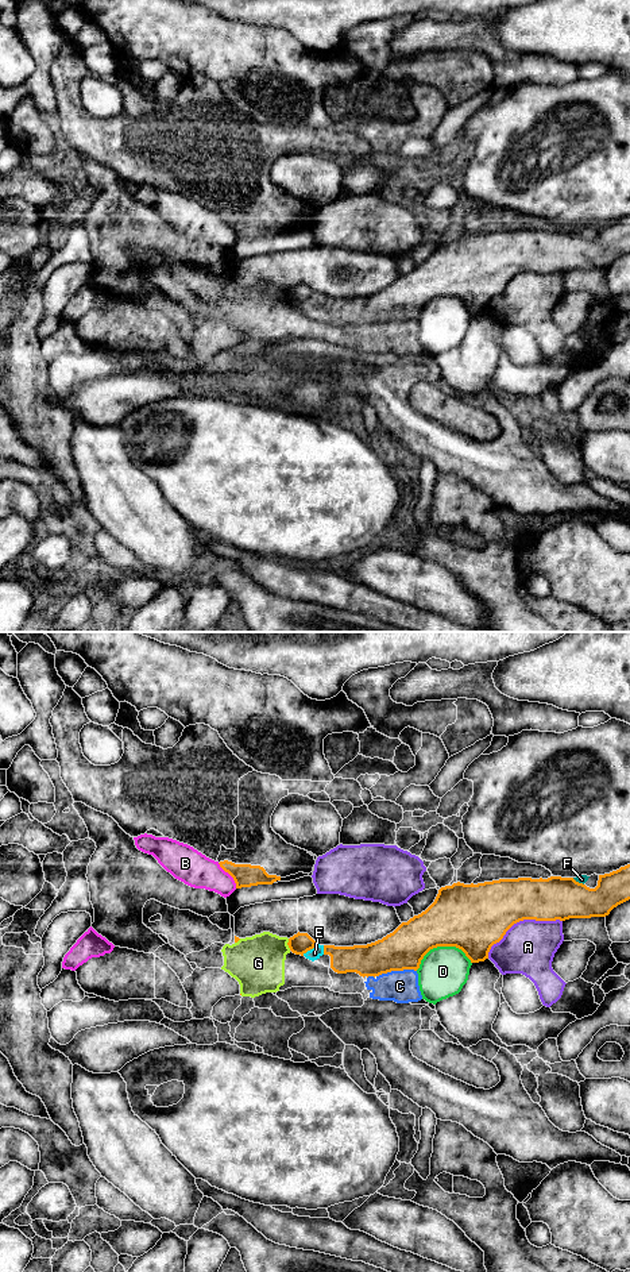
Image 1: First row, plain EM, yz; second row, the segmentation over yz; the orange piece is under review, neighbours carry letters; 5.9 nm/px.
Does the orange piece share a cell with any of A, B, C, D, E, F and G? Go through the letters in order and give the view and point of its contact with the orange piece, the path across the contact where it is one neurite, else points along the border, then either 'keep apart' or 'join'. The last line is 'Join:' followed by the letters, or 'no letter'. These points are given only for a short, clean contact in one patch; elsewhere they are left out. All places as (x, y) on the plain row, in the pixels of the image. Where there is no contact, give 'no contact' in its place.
A: contact yz (520, 272); keep apart
B: contact yz (230, 226); keep apart
C: contact yz (395, 322); border yz (416, 322), (391, 322), (377, 328); keep apart
D: contact yz (440, 297); keep apart
E: contact yz (309, 301); way yz (301, 295), (309, 301), (314, 305); join
F: contact yz (578, 234); keep apart
G: contact yz (288, 296); keep apart
Join: E

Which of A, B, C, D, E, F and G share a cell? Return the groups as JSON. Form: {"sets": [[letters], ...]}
{"sets": [["A"], ["B"], ["C", "G"], ["D", "F"], ["E"]]}

